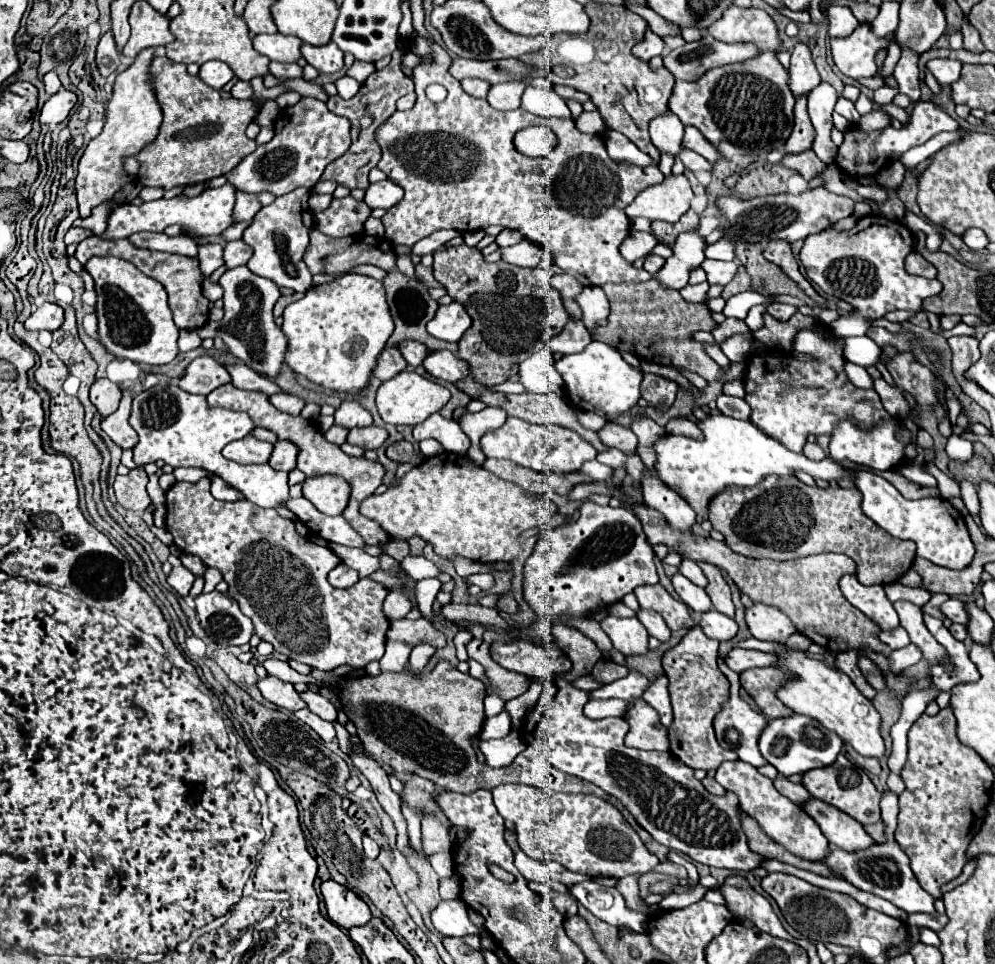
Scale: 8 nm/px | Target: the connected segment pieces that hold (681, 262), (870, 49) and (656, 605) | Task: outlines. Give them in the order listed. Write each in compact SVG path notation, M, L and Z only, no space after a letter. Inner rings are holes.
M685 232L677 238L673 246L673 256L667 258L663 268L653 276L661 286L681 290L687 286L689 280L689 270L699 266L705 260L705 240L695 232Z
M859 24L851 36L831 40L831 54L833 54L835 66L837 66L845 76L851 76L851 78L871 78L871 76L875 76L878 71L877 66L875 66L875 52L881 50L881 48L887 48L891 36L893 36L893 34L889 34L889 36L883 38L883 40L879 40L879 38L871 32L871 26L869 26L869 24Z
M661 584L639 586L635 590L635 596L637 596L639 606L643 610L659 612L673 632L693 626L693 618L689 614L689 608L681 600L673 598Z

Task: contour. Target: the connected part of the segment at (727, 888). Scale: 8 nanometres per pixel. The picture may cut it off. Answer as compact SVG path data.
M733 874L733 876L725 878L725 882L721 886L721 894L725 898L727 910L733 916L747 918L759 930L763 930L771 936L793 940L785 932L785 928L781 926L781 922L775 916L775 912L773 912L771 904L767 902L767 898L763 898L759 892L755 892L743 874Z

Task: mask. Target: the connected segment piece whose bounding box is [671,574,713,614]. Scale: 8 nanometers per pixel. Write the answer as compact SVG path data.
M675 574L673 578L673 588L679 594L679 598L693 610L693 612L709 612L713 608L711 598L707 596L707 592L695 584L691 584L683 574Z

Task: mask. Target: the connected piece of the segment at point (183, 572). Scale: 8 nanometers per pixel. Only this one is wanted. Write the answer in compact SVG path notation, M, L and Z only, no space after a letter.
M170 555L167 559L170 564L173 564L173 570L171 570L171 574L167 576L167 582L169 582L169 586L177 592L177 594L181 594L181 596L187 596L189 594L189 590L191 590L191 586L193 586L193 580L195 580L195 576L181 564L181 560L174 555Z

